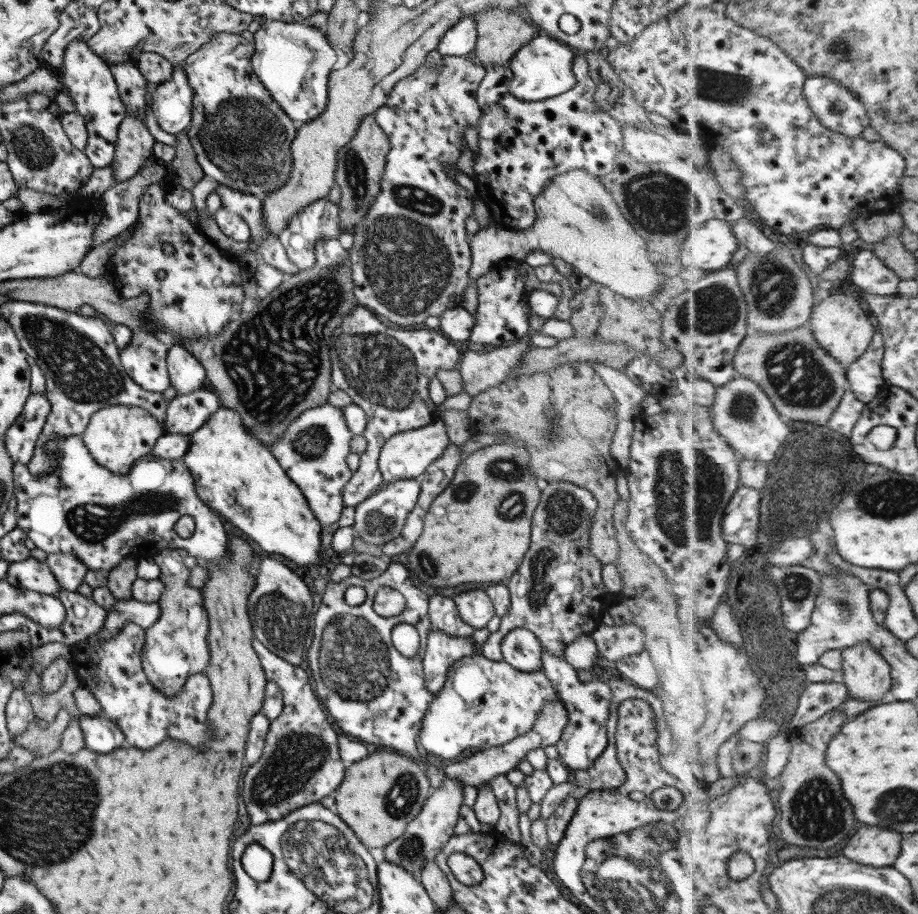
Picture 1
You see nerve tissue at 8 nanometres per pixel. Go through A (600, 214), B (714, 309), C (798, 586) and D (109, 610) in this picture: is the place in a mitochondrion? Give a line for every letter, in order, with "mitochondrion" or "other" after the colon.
A: mitochondrion
B: mitochondrion
C: mitochondrion
D: other

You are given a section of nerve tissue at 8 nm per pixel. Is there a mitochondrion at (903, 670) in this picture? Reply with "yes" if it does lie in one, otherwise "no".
no

